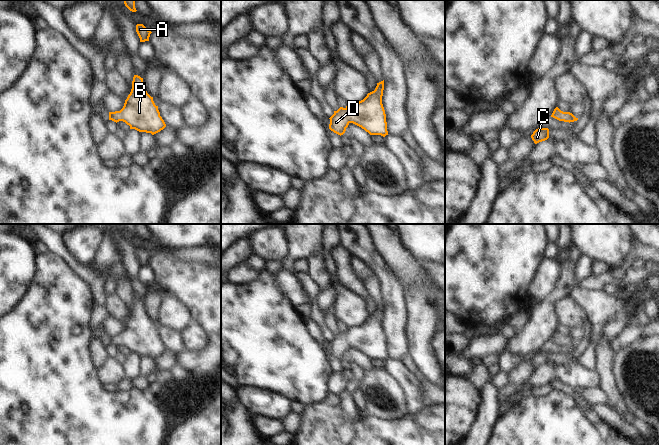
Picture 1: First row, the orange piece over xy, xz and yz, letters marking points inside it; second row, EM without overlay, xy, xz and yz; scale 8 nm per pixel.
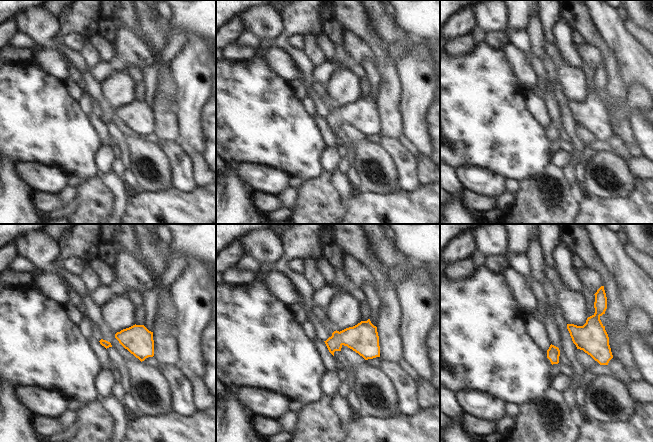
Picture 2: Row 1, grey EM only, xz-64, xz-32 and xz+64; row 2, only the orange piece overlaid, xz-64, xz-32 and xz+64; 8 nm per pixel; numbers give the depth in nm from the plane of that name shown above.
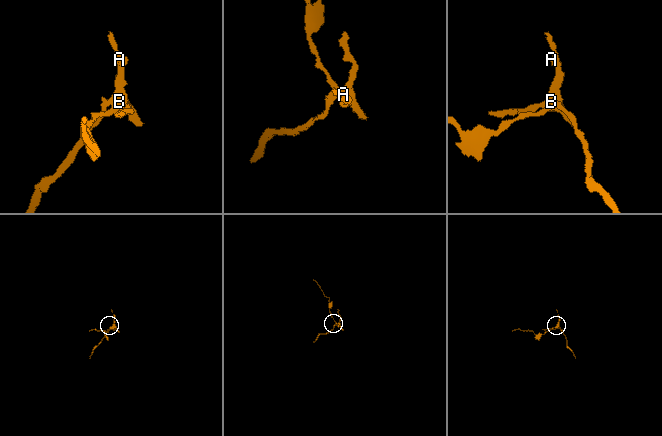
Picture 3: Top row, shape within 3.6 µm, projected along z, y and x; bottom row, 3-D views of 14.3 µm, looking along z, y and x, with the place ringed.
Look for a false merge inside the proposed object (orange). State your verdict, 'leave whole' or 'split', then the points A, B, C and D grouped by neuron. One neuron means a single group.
leave whole | A B C D

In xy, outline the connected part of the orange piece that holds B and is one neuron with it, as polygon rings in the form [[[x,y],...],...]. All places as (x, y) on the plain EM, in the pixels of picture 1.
[[[138,299],[133,301],[132,313],[123,332],[120,335],[109,336],[109,344],[116,347],[123,345],[130,350],[130,353],[152,359],[166,351],[158,330],[145,313],[143,302]]]

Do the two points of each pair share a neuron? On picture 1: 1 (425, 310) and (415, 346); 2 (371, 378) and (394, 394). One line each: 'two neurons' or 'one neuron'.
1: one neuron
2: one neuron

